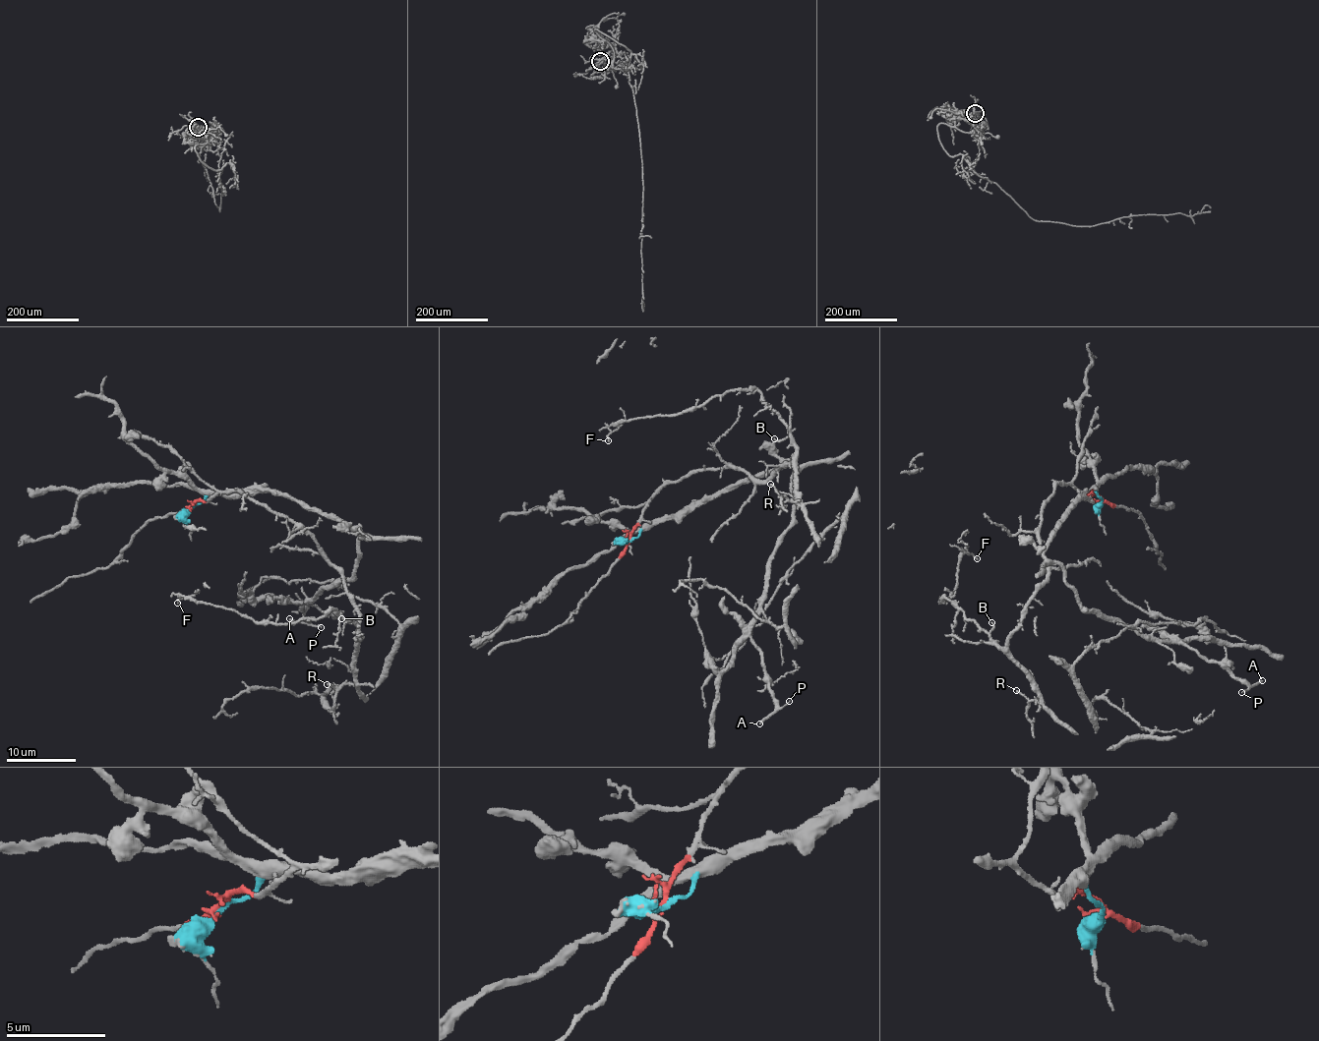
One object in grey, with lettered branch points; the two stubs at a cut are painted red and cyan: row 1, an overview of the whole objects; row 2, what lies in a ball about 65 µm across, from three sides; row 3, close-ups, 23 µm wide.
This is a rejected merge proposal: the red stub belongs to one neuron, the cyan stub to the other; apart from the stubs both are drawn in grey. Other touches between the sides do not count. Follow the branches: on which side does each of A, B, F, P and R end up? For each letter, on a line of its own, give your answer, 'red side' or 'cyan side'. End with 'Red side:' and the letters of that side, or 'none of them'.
A: cyan side
B: red side
F: red side
P: cyan side
R: red side
Red side: B, F, R

